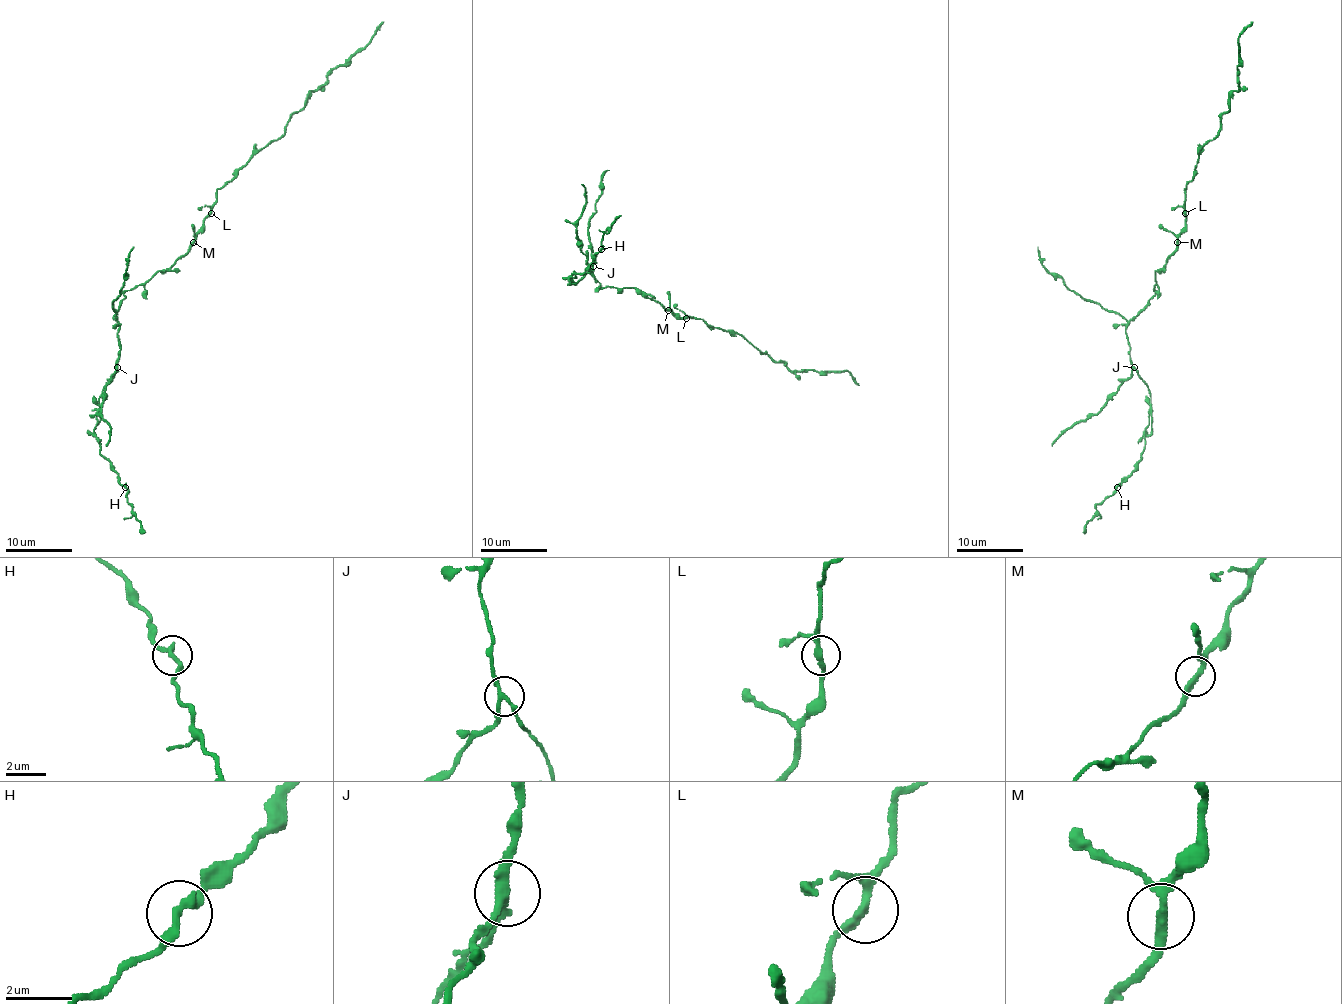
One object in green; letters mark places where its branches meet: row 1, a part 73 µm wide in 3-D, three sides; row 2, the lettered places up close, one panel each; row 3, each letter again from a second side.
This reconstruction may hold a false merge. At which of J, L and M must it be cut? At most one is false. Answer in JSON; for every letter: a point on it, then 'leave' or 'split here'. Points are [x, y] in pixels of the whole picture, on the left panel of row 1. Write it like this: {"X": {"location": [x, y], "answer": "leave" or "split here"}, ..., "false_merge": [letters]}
{"J": {"location": [117, 367], "answer": "split here"}, "L": {"location": [211, 213], "answer": "leave"}, "M": {"location": [193, 242], "answer": "leave"}, "false_merge": ["J"]}

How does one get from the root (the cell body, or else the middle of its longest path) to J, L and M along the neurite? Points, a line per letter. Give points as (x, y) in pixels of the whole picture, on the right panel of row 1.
J: (1162, 268), (1155, 273), (1155, 295), (1125, 330), (1133, 367)
L: (1162, 268), (1177, 248), (1180, 233), (1185, 228), (1185, 213)
M: (1162, 268), (1175, 251), (1177, 241)

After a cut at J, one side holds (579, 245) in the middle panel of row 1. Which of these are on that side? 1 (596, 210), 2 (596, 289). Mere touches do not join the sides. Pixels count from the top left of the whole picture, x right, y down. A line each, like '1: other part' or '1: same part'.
1: same part
2: same part

